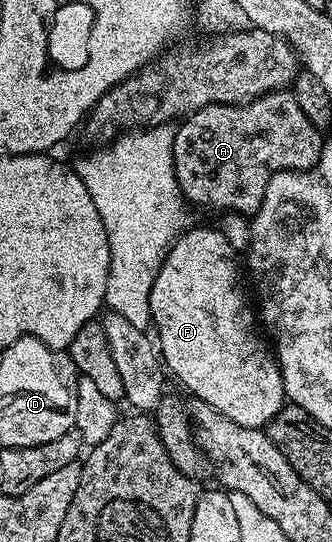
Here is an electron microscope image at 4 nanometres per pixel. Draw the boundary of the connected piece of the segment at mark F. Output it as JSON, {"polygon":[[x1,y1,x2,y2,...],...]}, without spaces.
{"polygon":[[220,228,186,229,169,246,155,275,150,299,151,325,157,328,155,341,164,368,170,374,173,372,194,393,192,396,196,400,207,402,215,411,243,427,264,430,286,404,283,375,270,342,263,336,258,314,254,306,253,309,249,306,249,297,233,257,237,258,235,250]]}

